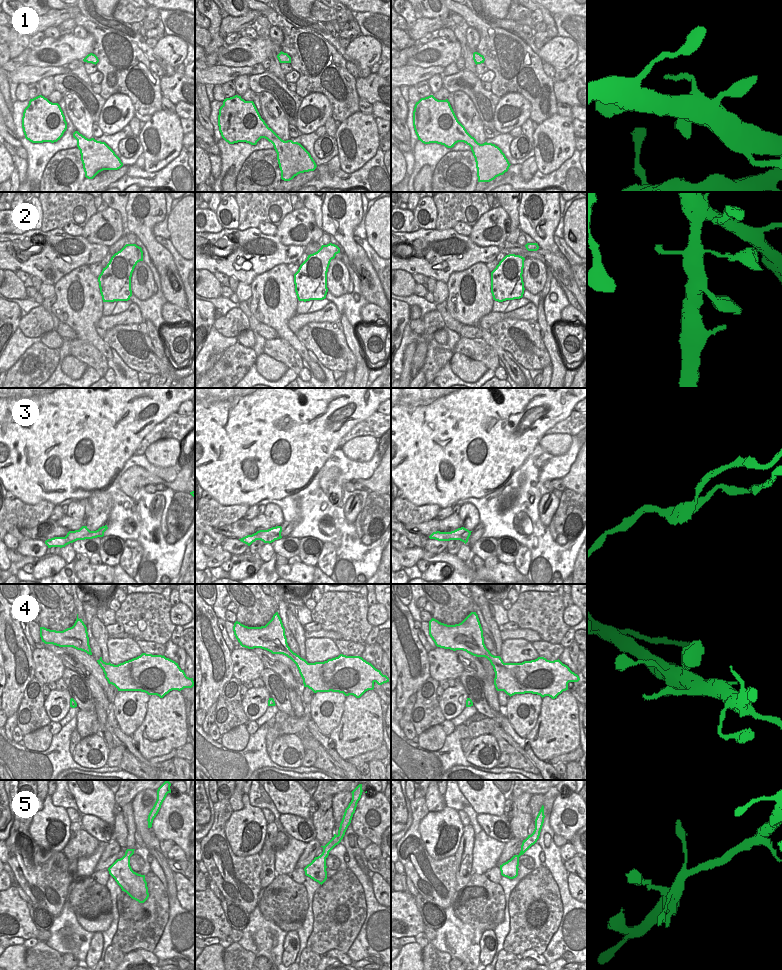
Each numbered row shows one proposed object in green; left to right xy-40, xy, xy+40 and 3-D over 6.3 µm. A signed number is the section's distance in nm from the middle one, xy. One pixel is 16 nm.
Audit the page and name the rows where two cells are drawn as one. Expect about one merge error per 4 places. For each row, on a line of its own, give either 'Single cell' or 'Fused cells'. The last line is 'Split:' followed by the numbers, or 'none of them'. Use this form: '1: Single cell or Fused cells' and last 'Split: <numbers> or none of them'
1: Single cell
2: Single cell
3: Fused cells
4: Single cell
5: Single cell
Split: 3.

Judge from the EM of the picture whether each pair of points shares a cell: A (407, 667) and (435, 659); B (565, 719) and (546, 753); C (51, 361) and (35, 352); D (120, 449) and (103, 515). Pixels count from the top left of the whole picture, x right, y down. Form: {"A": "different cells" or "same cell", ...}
{"A": "different cells", "B": "same cell", "C": "same cell", "D": "different cells"}

